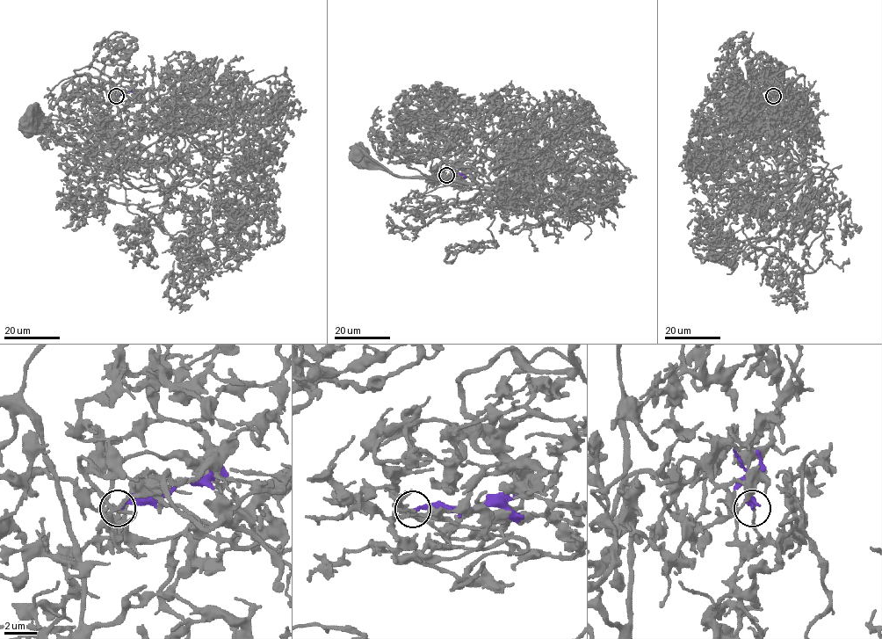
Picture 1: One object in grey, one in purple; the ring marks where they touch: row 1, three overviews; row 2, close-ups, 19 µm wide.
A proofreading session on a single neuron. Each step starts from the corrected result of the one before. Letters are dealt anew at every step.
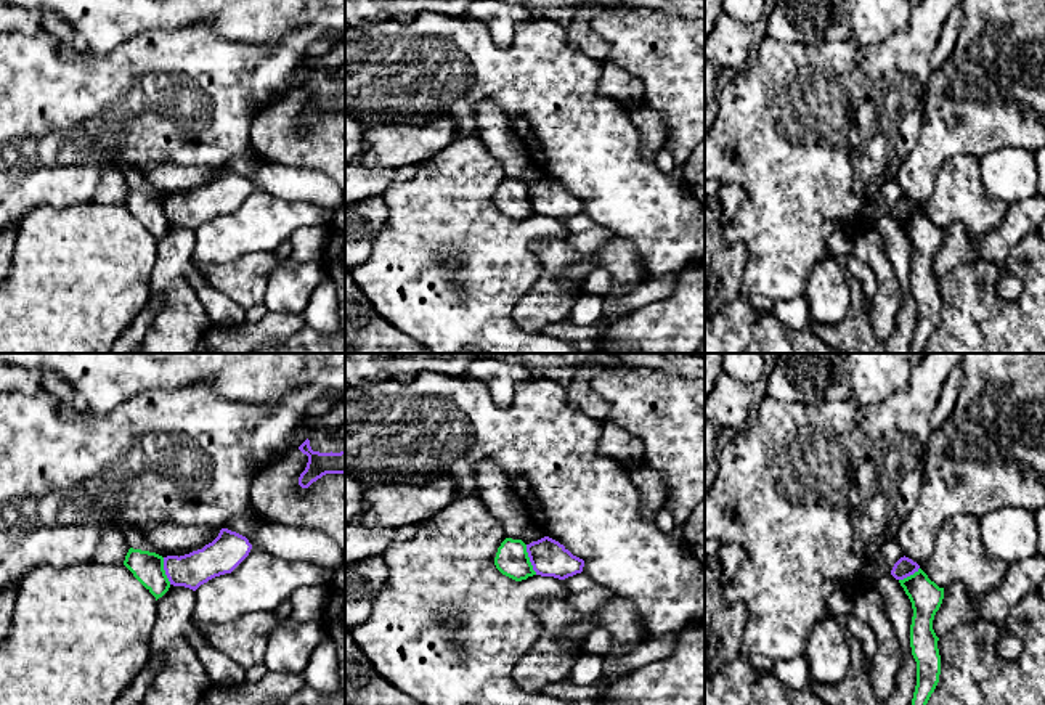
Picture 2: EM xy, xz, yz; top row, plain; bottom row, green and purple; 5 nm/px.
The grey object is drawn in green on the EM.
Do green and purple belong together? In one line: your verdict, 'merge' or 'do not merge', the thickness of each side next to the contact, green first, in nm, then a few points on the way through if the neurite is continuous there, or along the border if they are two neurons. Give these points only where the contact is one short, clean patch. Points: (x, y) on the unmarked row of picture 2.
do not merge; calibres 160 and 180 nm; border xz (525, 185), (528, 201), (536, 214)

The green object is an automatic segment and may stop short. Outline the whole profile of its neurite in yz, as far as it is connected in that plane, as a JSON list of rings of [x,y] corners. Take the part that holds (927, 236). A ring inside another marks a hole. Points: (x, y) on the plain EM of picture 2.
[[[918,209],[913,215],[899,220],[913,249],[910,265],[910,287],[917,302],[917,326],[912,339],[912,353],[925,353],[941,315],[939,278],[933,270],[933,260],[944,239],[939,228]]]

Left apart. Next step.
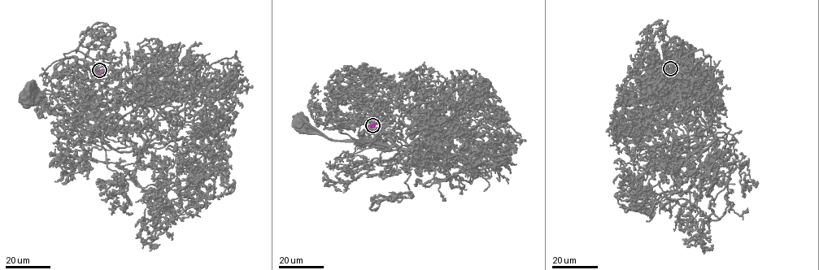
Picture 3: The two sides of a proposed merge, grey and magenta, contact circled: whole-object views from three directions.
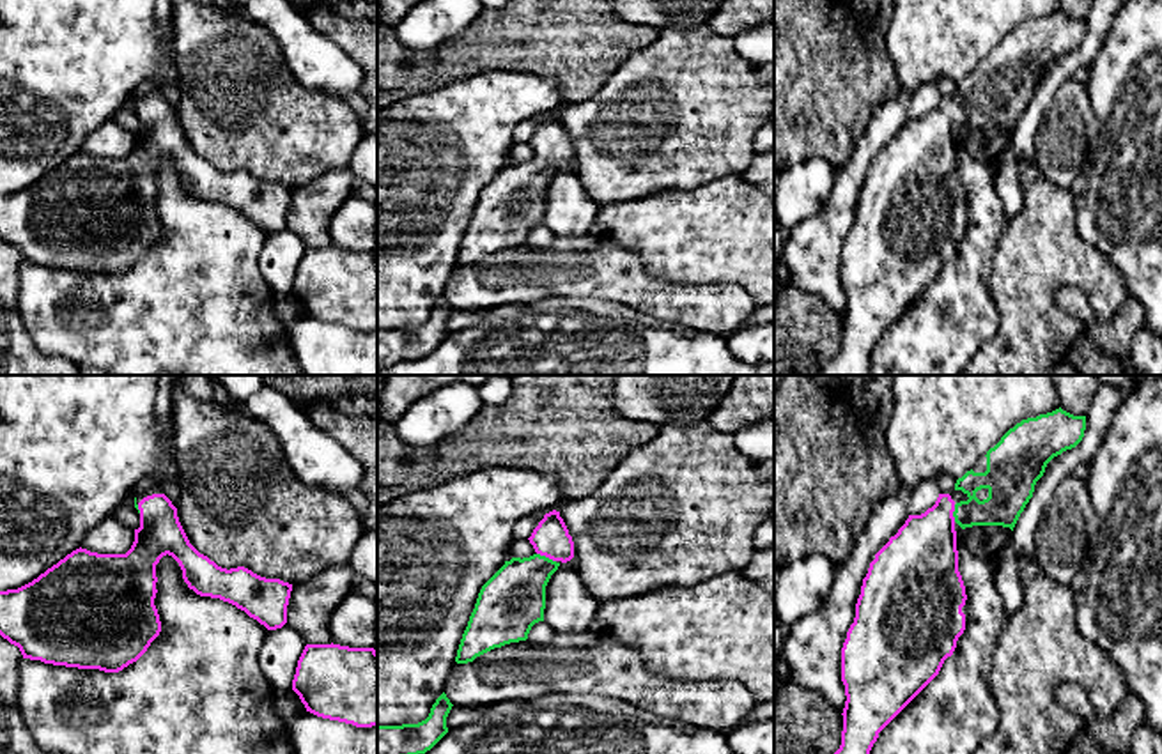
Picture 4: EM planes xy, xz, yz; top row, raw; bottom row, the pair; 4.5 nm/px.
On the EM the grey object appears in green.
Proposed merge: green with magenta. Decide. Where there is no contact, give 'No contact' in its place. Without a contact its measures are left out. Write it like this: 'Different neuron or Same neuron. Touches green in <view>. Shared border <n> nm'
Same neuron. Touches green in xz. Shared border 100 nm

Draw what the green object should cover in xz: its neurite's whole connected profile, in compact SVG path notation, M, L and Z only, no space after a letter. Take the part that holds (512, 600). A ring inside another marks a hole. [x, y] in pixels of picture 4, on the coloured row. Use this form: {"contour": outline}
{"contour": "M556 510L544 515L528 540L535 554L505 561L482 586L457 650L457 664L526 641L531 627L544 621L546 586L558 566L574 558L574 542Z"}

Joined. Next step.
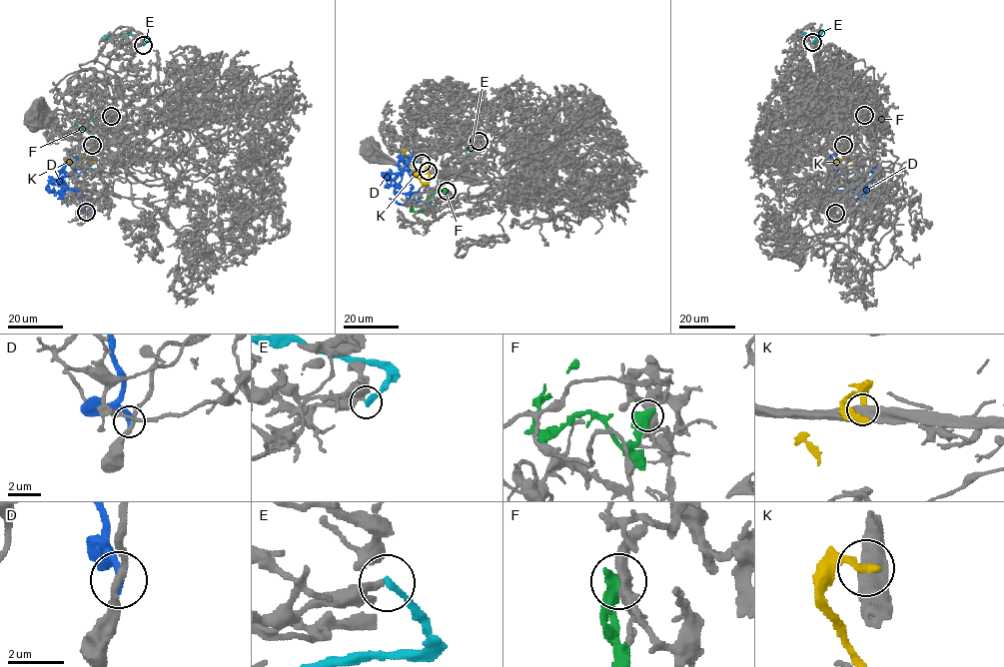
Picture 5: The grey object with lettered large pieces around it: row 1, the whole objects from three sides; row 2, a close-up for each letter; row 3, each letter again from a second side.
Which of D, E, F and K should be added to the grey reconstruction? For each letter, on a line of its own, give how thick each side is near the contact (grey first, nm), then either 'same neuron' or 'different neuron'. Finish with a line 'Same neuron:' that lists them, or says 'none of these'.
D: 240/320 nm | same neuron
E: 280/300 nm | different neuron
F: 480/650 nm | different neuron
K: 550/260 nm | different neuron
Same neuron: D

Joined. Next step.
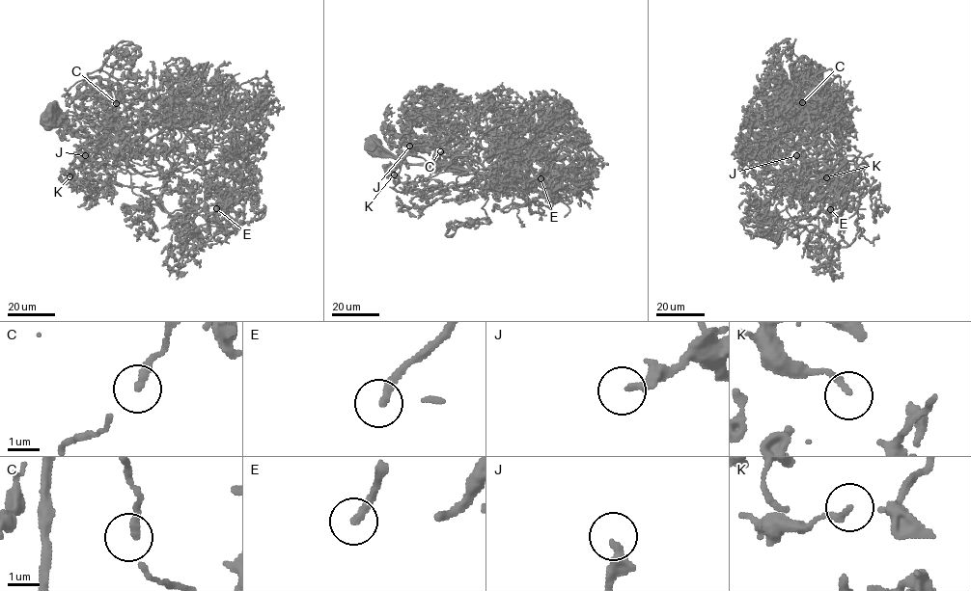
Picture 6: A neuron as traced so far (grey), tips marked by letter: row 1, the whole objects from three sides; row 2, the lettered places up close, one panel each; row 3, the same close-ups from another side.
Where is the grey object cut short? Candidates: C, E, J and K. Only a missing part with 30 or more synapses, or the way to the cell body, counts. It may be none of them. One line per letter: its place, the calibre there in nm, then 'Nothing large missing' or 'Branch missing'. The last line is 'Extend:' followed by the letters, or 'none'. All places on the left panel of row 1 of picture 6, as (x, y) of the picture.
C: Place: (116, 103). Thickness 170 nm. Nothing large missing
E: Place: (216, 208). Thickness 240 nm. Branch missing
J: Place: (85, 155). Thickness 280 nm. Nothing large missing
K: Place: (69, 176). Thickness 180 nm. Nothing large missing
Extend: E

